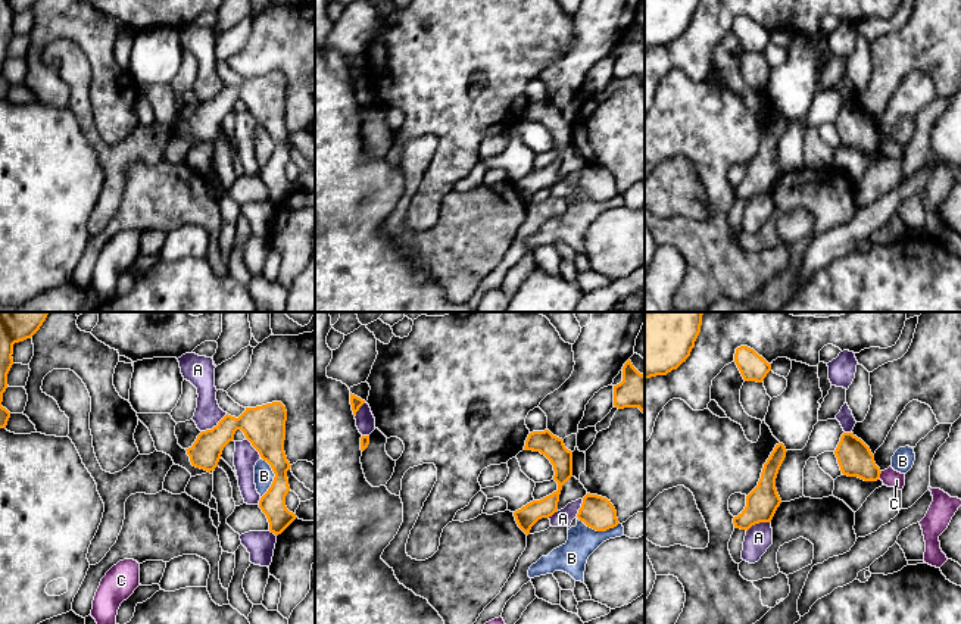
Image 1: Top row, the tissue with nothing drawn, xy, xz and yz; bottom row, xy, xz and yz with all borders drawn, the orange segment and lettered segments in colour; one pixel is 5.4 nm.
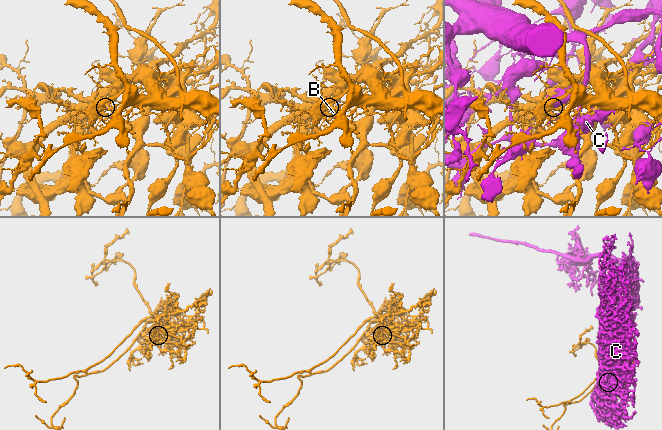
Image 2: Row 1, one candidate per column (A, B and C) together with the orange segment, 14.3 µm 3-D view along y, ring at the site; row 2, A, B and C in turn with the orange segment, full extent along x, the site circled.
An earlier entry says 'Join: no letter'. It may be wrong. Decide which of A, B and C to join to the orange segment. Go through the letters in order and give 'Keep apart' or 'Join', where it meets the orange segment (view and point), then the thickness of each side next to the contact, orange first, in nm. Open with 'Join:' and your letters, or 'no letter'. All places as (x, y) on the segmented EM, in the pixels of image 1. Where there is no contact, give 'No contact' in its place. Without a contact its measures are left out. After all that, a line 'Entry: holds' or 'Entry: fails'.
Join: no letter
A: Keep apart. Touches orange at xy (214, 427). Thickness 200 nm (orange) against 150 nm
B: Keep apart. Touches orange at xz (598, 530). Thickness 180 nm (orange) against 170 nm
C: Keep apart. Touches orange at yz (880, 473). Thickness 190 nm (orange) against 100 nm
Entry: holds

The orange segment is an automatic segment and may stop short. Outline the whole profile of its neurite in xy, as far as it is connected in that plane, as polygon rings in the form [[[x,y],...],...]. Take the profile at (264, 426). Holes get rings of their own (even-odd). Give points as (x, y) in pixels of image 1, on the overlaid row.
[[[281,402],[246,408],[238,418],[227,414],[216,427],[202,431],[193,446],[185,449],[193,467],[210,472],[218,467],[224,447],[234,440],[235,431],[241,430],[275,474],[271,487],[259,500],[269,531],[275,536],[297,518],[286,506],[290,492],[287,471],[291,468],[284,452],[286,421],[287,411]]]

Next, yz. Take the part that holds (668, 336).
[[[645,312],[645,380],[667,375],[690,356],[702,312]]]

